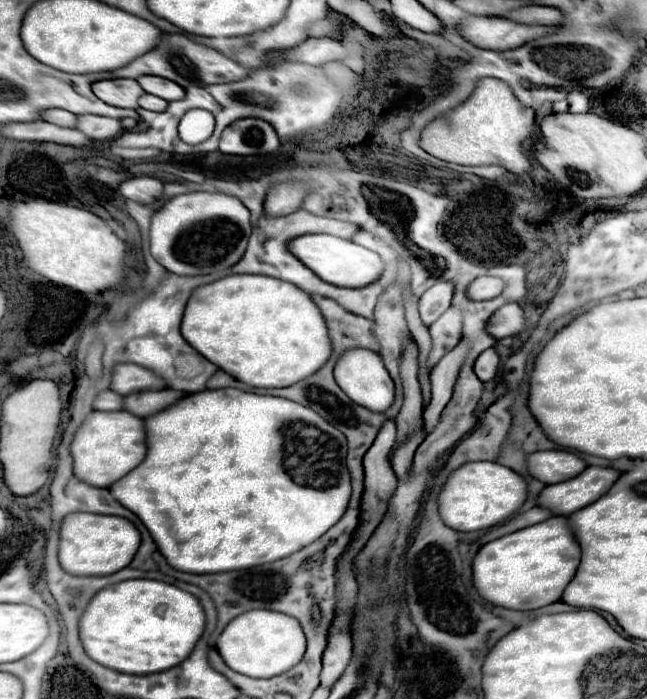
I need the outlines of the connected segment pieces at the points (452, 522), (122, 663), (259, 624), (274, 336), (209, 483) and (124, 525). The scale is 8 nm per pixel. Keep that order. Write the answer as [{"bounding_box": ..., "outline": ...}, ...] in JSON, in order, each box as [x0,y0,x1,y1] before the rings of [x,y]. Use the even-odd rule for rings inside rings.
[{"bounding_box":[438,461,528,531],"outline":[[[478,461],[470,465],[462,465],[462,469],[456,469],[440,497],[438,507],[442,513],[442,521],[450,525],[456,531],[486,531],[496,525],[502,525],[506,519],[510,519],[528,499],[528,485],[524,477],[520,477],[516,471],[490,461]]]},{"bounding_box":[80,579,206,675],"outline":[[[128,579],[98,591],[80,621],[86,653],[120,673],[150,675],[168,671],[190,657],[206,627],[200,601],[174,585],[152,579]]]},{"bounding_box":[216,609,306,679],"outline":[[[256,609],[238,615],[234,621],[230,621],[228,627],[222,631],[222,635],[218,637],[216,649],[224,657],[226,665],[236,673],[268,679],[286,673],[288,669],[292,669],[302,661],[306,653],[306,635],[298,619],[276,611]]]},{"bounding_box":[182,275,332,387],"outline":[[[230,275],[194,291],[182,335],[198,353],[252,387],[288,387],[322,369],[332,357],[328,323],[300,287],[266,275]]]},{"bounding_box":[110,389,352,573],"outline":[[[206,389],[200,393],[190,393],[186,401],[178,401],[174,409],[164,409],[162,413],[156,413],[154,417],[146,419],[146,435],[148,435],[148,455],[134,471],[130,471],[122,481],[116,481],[110,487],[110,493],[126,505],[126,509],[134,511],[140,521],[146,525],[150,535],[154,533],[154,541],[160,549],[160,553],[166,557],[166,561],[176,567],[178,571],[186,573],[226,573],[226,571],[242,571],[258,565],[266,565],[278,559],[284,559],[302,547],[314,543],[318,537],[322,537],[330,527],[334,527],[342,515],[346,513],[352,485],[350,485],[350,473],[346,467],[346,437],[332,427],[324,417],[314,413],[312,409],[298,405],[290,399],[282,397],[270,397],[270,395],[258,395],[258,393],[246,393],[242,389]]]},{"bounding_box":[58,513,140,577],"outline":[[[72,513],[66,517],[60,529],[58,559],[62,569],[72,575],[102,577],[118,573],[128,567],[140,547],[138,529],[124,517],[114,515],[92,515],[92,513]]]}]

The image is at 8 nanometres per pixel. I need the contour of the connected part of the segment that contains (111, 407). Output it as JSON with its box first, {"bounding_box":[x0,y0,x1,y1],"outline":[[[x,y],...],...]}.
{"bounding_box":[94,391,124,411],"outline":[[[104,391],[96,397],[94,409],[98,409],[98,411],[122,411],[124,409],[124,395]]]}

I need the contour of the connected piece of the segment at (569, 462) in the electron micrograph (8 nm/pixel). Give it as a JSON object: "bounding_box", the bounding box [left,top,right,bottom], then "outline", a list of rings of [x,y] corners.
{"bounding_box":[528,449,586,483],"outline":[[[566,449],[536,451],[528,457],[528,471],[542,483],[562,483],[586,469],[586,461]]]}

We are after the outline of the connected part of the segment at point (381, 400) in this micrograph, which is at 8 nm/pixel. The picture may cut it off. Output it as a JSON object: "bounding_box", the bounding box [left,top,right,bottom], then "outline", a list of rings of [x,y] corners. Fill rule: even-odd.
{"bounding_box":[334,349,394,413],"outline":[[[354,349],[354,353],[344,353],[344,357],[336,363],[334,377],[336,377],[338,385],[342,387],[342,391],[354,403],[358,403],[374,413],[384,413],[394,403],[394,381],[382,363],[382,357],[374,351]]]}

